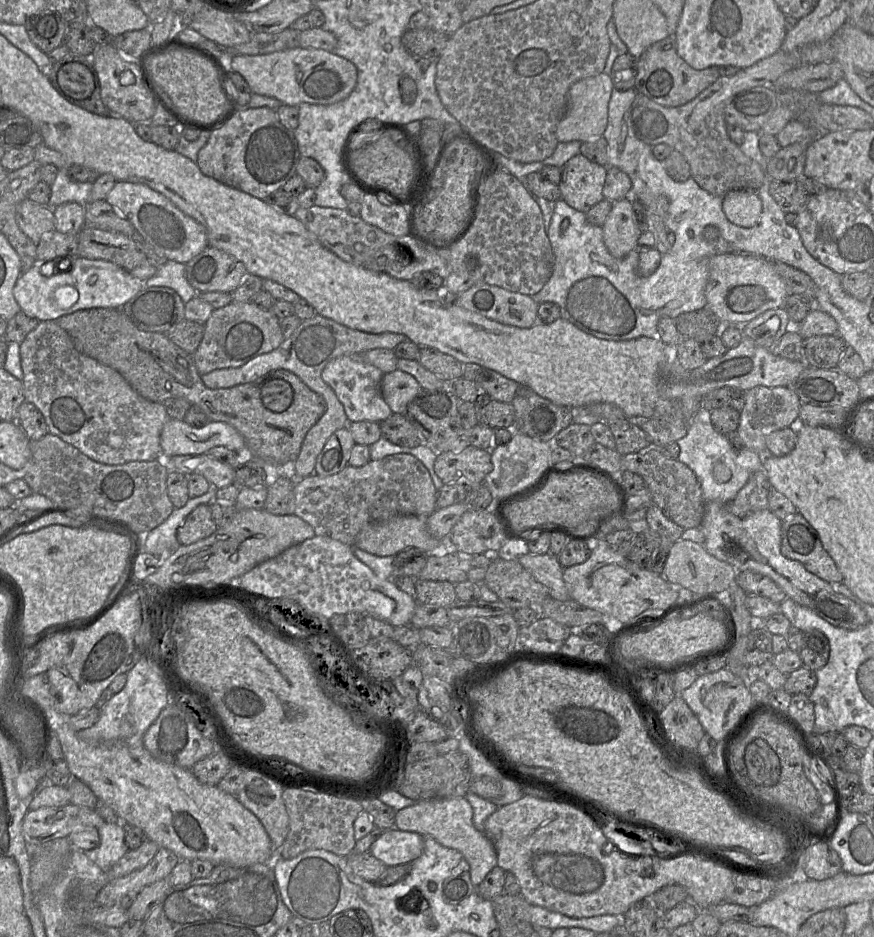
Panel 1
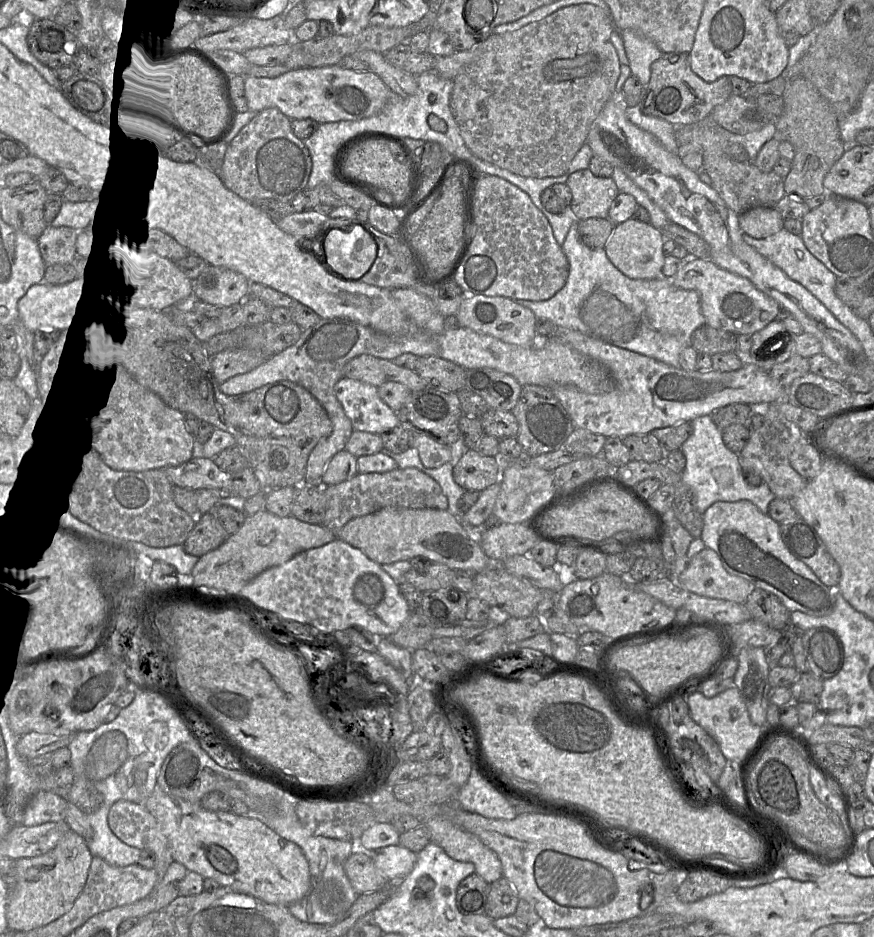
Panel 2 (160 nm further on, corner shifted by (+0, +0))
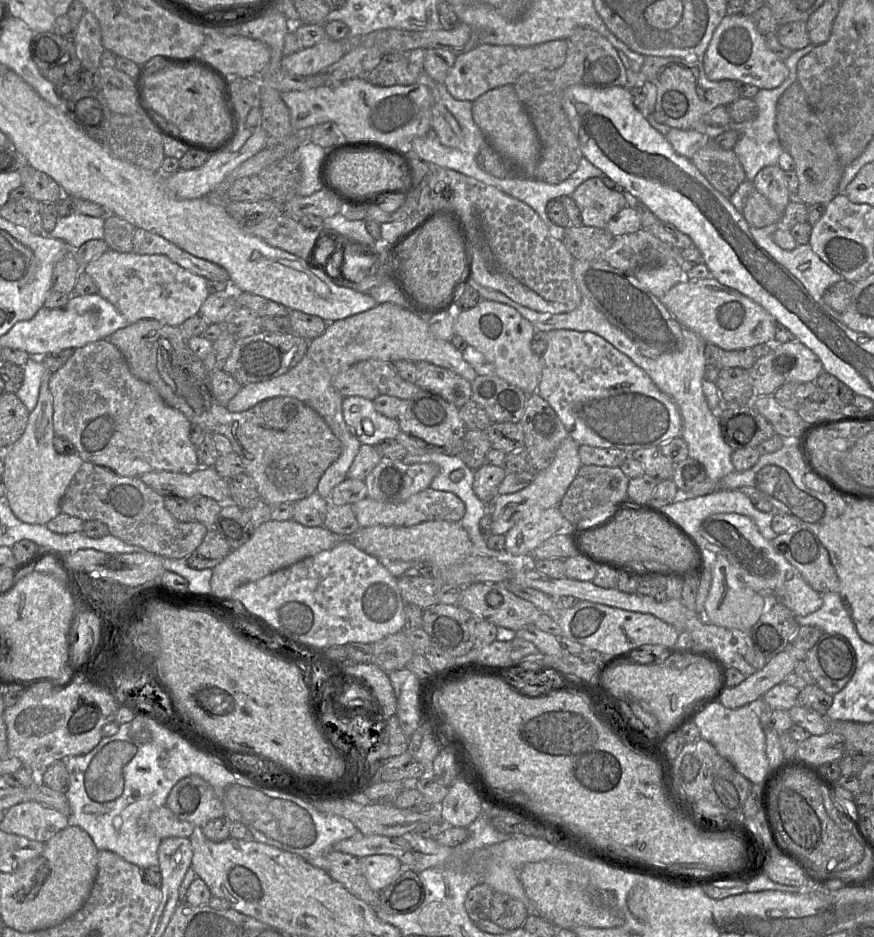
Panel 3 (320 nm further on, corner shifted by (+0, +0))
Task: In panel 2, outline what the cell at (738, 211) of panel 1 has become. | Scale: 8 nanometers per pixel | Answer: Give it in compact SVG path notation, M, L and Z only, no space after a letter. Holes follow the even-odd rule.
M754 207L739 214L743 233L754 238L767 238L784 228L784 219L773 207Z

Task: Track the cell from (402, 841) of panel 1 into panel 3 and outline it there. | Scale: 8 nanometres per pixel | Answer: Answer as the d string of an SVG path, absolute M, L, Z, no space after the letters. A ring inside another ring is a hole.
M370 855L359 859L369 886L376 892L389 886L404 869L400 860L392 855Z

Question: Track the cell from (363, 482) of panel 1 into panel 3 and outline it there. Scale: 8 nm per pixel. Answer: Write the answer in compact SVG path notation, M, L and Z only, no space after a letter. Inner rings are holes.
M431 488L422 490L401 503L381 502L367 496L351 505L360 527L391 526L410 527L422 522L445 520L460 522L465 515L464 502L451 492Z

